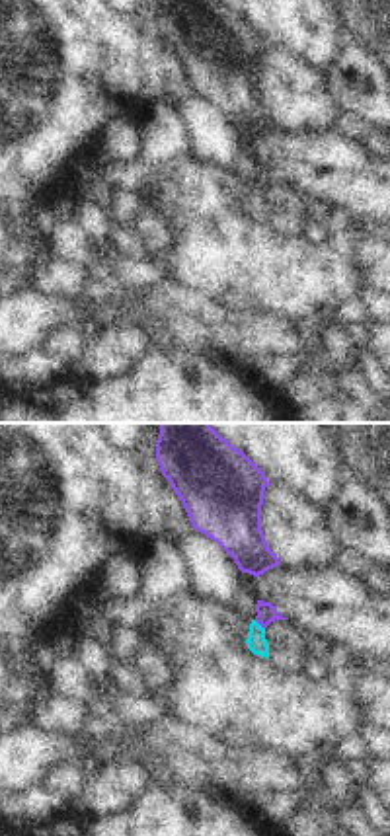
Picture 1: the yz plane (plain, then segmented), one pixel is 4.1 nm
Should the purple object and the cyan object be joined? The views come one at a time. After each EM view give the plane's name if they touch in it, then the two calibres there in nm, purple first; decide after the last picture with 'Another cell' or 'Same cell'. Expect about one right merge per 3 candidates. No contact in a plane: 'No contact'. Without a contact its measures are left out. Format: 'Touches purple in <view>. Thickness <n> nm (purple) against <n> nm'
Touches purple in yz. Thickness 80 nm (purple) against 80 nm

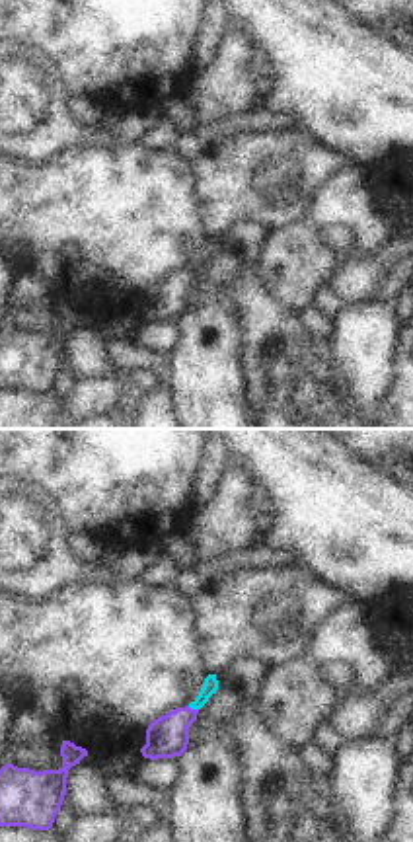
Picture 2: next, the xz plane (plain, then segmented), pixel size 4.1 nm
Touches purple in xz. Thickness 170 nm (purple) against 60 nm

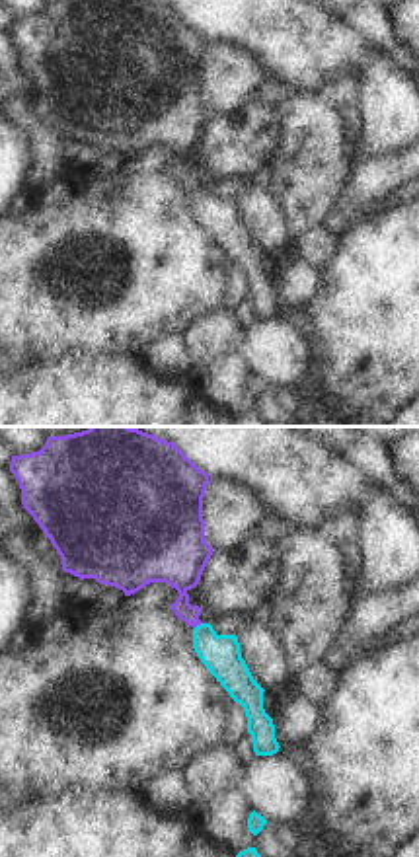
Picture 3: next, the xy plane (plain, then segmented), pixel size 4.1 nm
Touches purple in xy. Thickness 180 nm (purple) against 160 nm

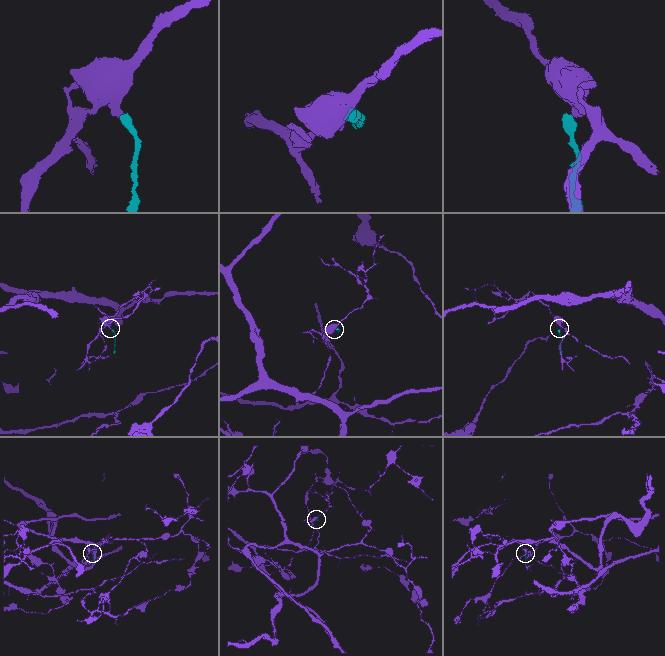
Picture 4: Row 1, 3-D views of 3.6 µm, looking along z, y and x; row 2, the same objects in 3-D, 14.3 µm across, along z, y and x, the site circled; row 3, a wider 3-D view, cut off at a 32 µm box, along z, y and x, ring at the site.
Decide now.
Same cell

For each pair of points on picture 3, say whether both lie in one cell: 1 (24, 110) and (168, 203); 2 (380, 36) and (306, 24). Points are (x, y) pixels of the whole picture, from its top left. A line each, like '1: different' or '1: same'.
1: different
2: different

